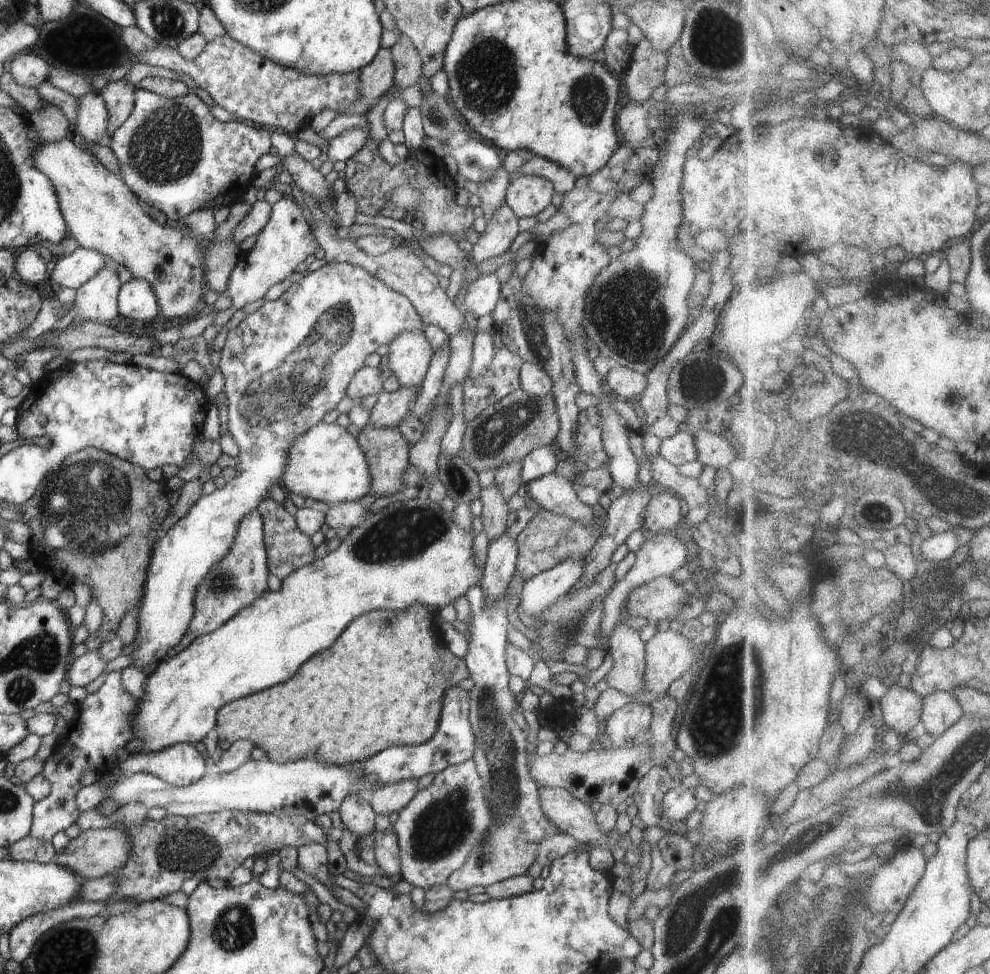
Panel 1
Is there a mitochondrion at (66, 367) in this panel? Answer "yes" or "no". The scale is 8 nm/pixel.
no

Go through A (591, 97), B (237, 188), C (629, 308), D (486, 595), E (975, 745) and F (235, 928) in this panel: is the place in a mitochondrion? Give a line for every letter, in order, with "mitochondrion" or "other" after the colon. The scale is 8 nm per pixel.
A: mitochondrion
B: other
C: mitochondrion
D: other
E: mitochondrion
F: mitochondrion

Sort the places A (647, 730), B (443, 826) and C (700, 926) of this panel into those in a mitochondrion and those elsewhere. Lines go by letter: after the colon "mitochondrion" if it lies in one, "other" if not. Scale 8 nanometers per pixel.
A: other
B: mitochondrion
C: mitochondrion

